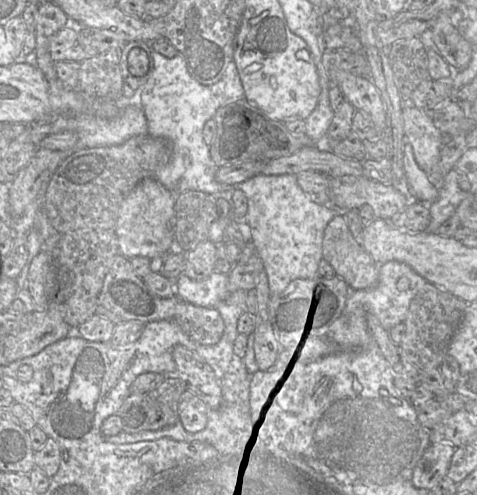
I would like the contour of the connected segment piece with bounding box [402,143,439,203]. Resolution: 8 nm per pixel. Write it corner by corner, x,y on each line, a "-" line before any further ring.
409,143
405,145
402,159
412,197
419,203
435,201
439,195
439,189
430,182
426,172
417,164
412,146

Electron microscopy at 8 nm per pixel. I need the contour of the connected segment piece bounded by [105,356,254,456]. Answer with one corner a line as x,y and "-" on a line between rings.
235,356
232,365
230,365
228,371
219,379
221,391
222,391
222,403
220,407
216,408
215,411
214,409
209,408
199,397
197,397
195,394
191,393
190,391
185,391
178,402
178,422
175,425
171,426
165,426
164,428
160,430
148,430
148,431
141,431
141,432
136,432
136,433
127,433
125,431
121,431
120,433
116,435
112,435
110,437
105,437
106,441
110,443
115,443
115,444
127,444
127,443
135,443
135,442
140,442
140,441
153,441
153,440
158,440
162,438
168,438
176,441
181,441
181,442
202,442
209,444
213,446
220,456
231,456
231,455
238,455
242,452
245,451
250,451
254,449
254,418
252,417
252,413
250,410
250,405
249,405
249,387
250,387
250,377
251,375
247,372
247,369
245,365
243,364
242,360
240,357

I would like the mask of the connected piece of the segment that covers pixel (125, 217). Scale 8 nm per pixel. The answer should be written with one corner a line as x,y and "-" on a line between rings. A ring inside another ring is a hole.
156,178
139,182
122,202
115,233
120,253
127,259
145,257
153,260
168,253
172,243
175,196

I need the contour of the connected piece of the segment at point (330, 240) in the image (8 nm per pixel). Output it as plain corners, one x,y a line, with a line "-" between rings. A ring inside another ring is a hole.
341,215
327,224
322,243
323,259
351,290
374,287
379,279
379,265
355,239

